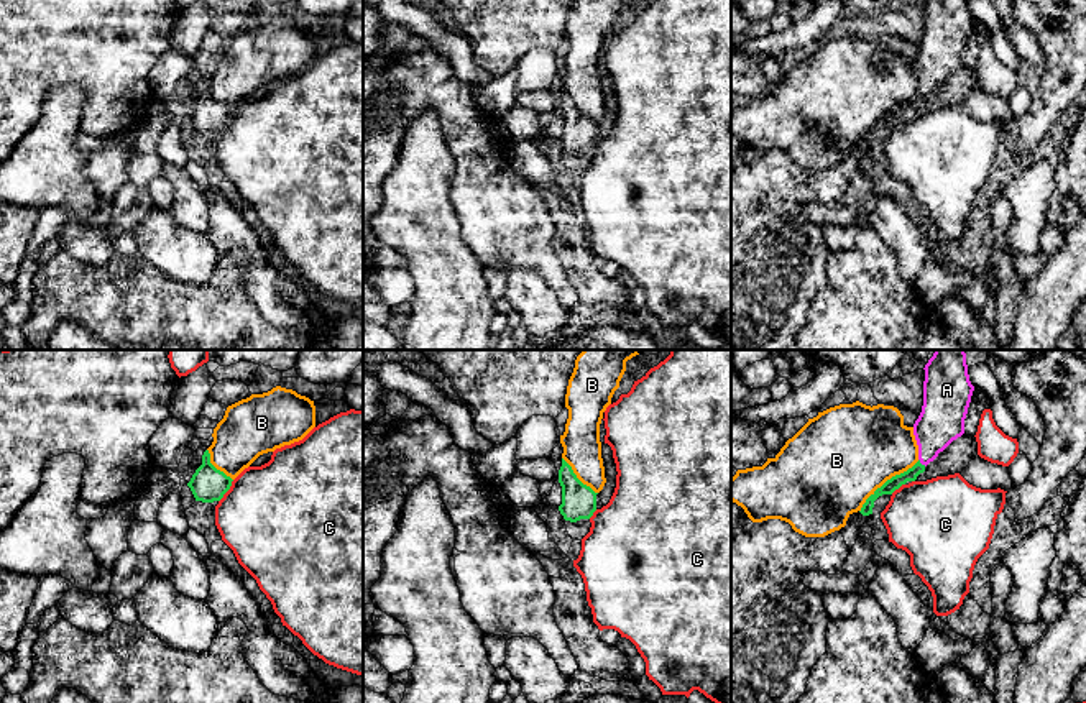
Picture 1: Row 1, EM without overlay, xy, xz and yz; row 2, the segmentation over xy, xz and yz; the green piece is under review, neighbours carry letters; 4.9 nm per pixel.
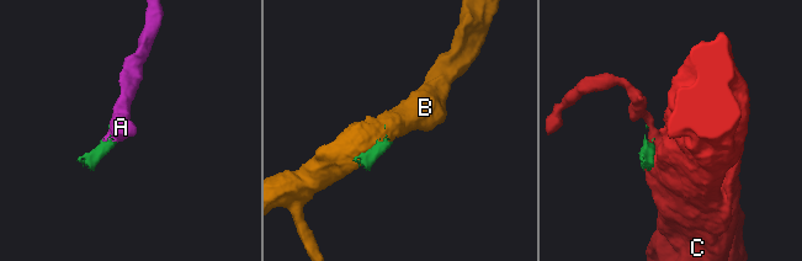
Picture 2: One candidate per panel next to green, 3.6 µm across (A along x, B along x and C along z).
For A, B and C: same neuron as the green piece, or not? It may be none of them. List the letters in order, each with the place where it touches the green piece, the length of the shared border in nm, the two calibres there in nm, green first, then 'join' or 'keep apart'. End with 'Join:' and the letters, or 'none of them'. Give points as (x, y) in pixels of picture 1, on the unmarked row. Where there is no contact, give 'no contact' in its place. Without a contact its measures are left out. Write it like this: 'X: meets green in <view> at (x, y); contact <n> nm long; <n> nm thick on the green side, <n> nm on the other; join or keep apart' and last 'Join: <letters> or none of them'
A: meets green in yz at (920, 96); contact 50 nm long; 70 nm thick on the green side, 220 nm on the other; join
B: meets green in yz at (888, 112); contact 380 nm long; 70 nm thick on the green side, 460 nm on the other; keep apart
C: meets green in xy at (227, 122); contact 130 nm long; 170 nm thick on the green side, 480 nm on the other; keep apart
Join: A

